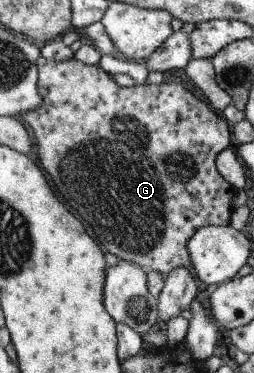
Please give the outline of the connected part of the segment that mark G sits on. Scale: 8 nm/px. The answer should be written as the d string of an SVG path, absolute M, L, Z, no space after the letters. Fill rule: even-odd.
M39 56L36 63L37 70L37 93L41 97L41 107L33 109L33 111L23 111L21 118L29 129L33 131L35 143L37 145L37 157L39 163L45 169L45 173L49 173L51 181L53 181L53 191L65 191L65 193L57 193L59 201L73 211L83 225L87 225L87 231L91 229L91 235L99 235L99 239L93 239L101 249L105 249L107 253L115 255L117 259L134 263L142 269L157 271L159 275L167 277L169 271L179 269L179 267L190 267L189 255L187 255L187 241L203 226L225 226L229 224L231 217L231 199L235 197L237 189L230 183L227 183L215 169L215 157L223 149L230 147L231 133L227 129L227 122L219 115L209 109L203 101L200 101L181 85L181 83L163 82L160 85L143 84L128 87L119 87L113 82L110 74L105 72L98 65L87 65L75 60L74 58L67 61L57 62L45 59Z

